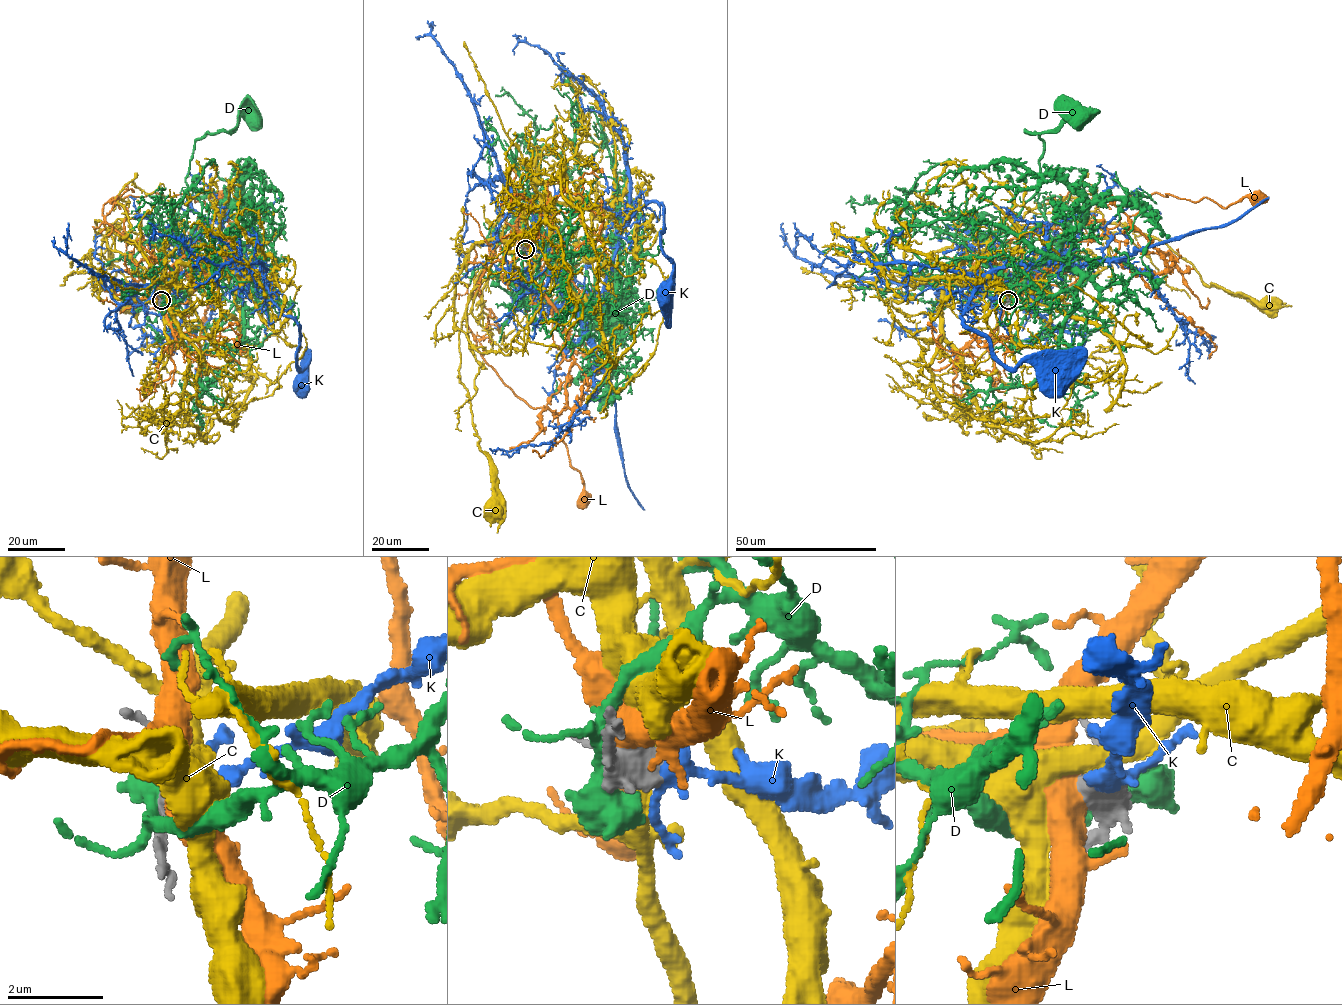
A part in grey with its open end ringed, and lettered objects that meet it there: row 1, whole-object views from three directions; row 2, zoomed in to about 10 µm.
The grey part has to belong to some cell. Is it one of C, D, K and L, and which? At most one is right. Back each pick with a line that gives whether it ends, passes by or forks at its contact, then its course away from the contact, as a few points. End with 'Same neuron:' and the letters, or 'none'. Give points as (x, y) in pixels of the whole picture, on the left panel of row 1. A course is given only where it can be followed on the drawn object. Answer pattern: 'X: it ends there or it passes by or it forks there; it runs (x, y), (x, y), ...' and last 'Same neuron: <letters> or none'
K: it passes by; it runs (161, 300), (184, 273), (249, 263), (273, 303), (299, 325), (297, 363), (309, 362), (302, 379)
Same neuron: K

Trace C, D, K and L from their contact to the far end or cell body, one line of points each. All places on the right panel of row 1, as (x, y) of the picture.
C: (1007, 299), (986, 295), (973, 283), (961, 254), (1073, 220), (1104, 220), (1165, 242), (1206, 285), (1266, 305)
D: (1008, 301), (998, 300), (1000, 244), (1036, 192), (1043, 152), (1040, 137), (1025, 131), (1052, 132), (1081, 115)
K: (1008, 300), (1007, 278), (1053, 273), (1069, 263), (994, 269), (961, 315), (1003, 363), (1031, 362), (1051, 379)
L: (1006, 300), (1014, 279), (991, 253), (1095, 200), (1159, 193), (1194, 202), (1206, 197), (1224, 208), (1259, 196)

